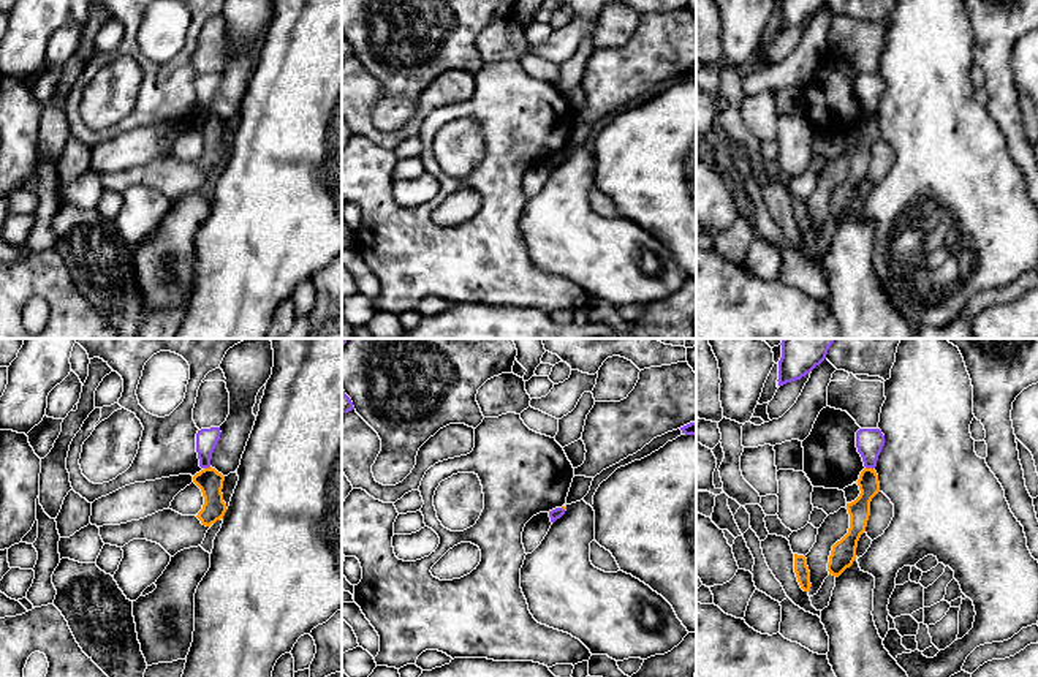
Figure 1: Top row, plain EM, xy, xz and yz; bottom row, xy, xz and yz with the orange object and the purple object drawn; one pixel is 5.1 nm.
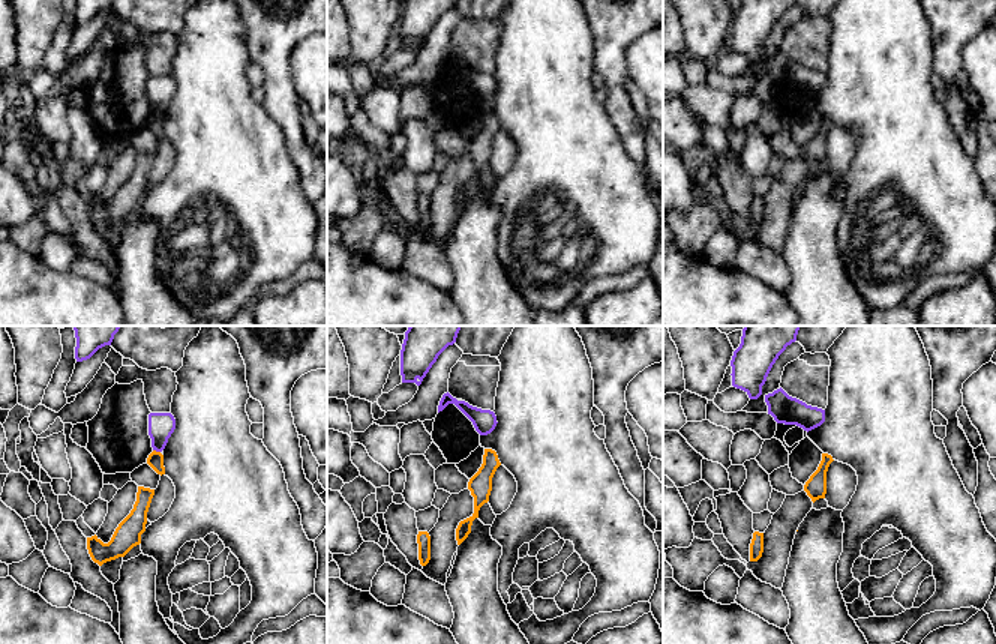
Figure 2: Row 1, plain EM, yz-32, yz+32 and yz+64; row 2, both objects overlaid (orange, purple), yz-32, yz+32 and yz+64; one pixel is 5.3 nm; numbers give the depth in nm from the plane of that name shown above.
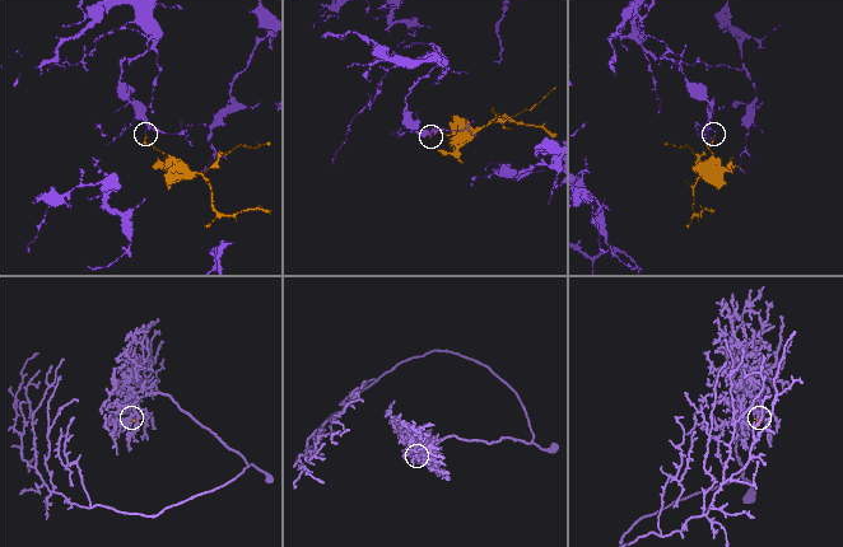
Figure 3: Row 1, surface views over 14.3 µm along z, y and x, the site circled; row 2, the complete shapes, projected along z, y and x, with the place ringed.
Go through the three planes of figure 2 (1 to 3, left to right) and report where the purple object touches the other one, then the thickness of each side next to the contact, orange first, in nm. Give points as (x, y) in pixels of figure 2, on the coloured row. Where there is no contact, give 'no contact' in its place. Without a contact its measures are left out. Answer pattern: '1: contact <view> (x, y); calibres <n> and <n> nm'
1: contact yz-32 (155, 451); calibres 90 and 140 nm
2: no contact
3: no contact

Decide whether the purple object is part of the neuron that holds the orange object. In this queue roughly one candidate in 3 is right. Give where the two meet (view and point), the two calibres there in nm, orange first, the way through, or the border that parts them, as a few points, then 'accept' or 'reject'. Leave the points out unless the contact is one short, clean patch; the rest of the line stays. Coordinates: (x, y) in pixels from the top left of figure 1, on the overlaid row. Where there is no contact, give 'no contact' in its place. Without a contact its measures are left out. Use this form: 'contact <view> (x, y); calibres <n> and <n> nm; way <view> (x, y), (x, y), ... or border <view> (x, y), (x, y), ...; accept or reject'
contact yz (869, 468); calibres 110 and 140 nm; border yz (866, 467), (872, 470); reject

